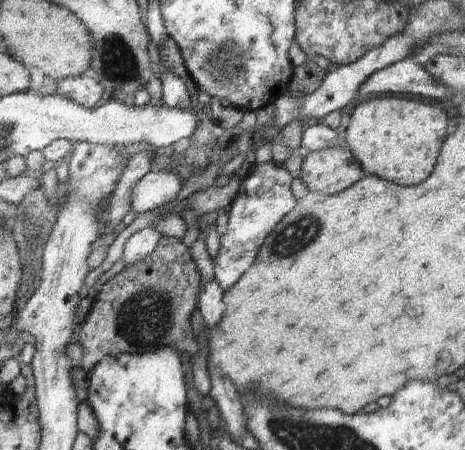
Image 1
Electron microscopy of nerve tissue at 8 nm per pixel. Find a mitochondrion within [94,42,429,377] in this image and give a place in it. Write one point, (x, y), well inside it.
(145, 318)

